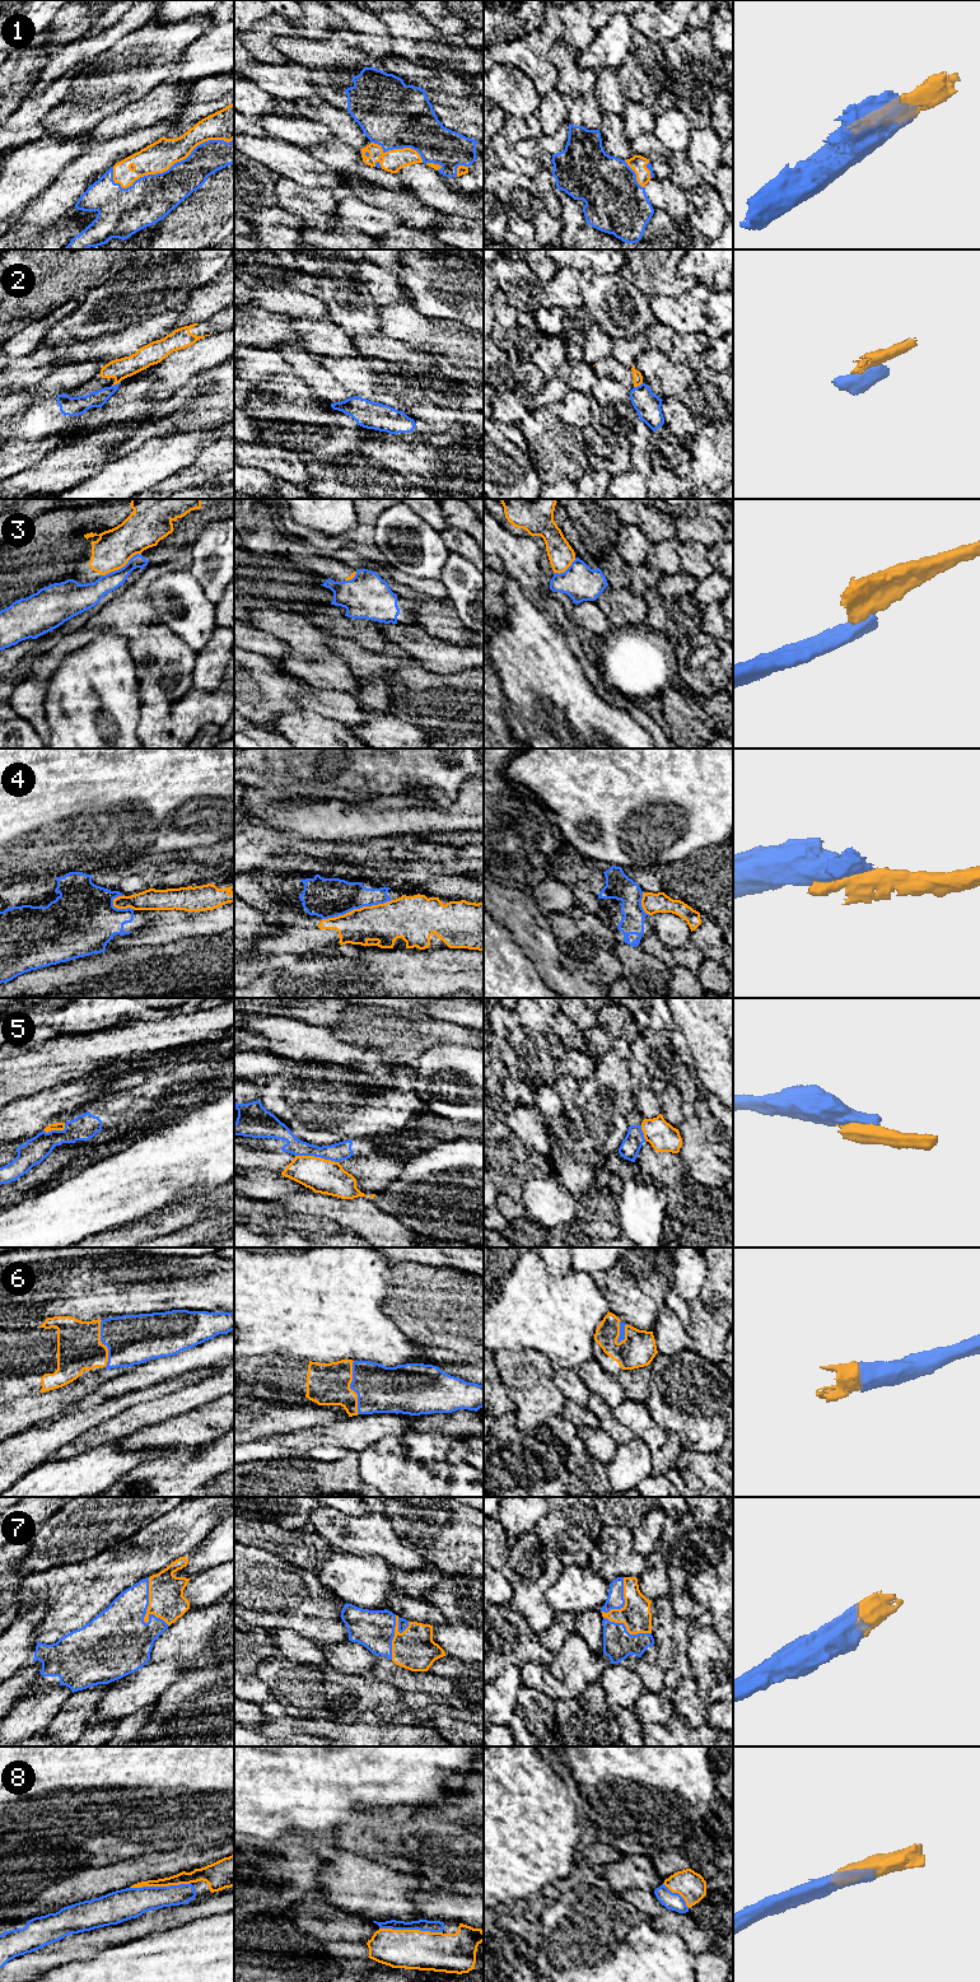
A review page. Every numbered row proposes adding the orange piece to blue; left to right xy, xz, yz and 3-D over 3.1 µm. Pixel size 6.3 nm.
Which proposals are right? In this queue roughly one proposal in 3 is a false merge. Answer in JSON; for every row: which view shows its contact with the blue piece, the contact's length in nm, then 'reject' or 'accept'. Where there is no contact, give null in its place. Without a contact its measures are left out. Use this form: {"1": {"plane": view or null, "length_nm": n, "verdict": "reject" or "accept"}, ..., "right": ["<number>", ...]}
{"1": {"plane": "xy", "length_nm": 800, "verdict": "accept"}, "2": {"plane": "xy", "length_nm": 70, "verdict": "reject"}, "3": {"plane": "xy", "length_nm": 280, "verdict": "reject"}, "4": {"plane": "xz", "length_nm": 460, "verdict": "reject"}, "5": {"plane": "xz", "length_nm": 280, "verdict": "reject"}, "6": {"plane": "xz", "length_nm": 340, "verdict": "accept"}, "7": {"plane": "xy", "length_nm": 340, "verdict": "accept"}, "8": {"plane": "xz", "length_nm": 400, "verdict": "accept"}, "right": ["1", "6", "7", "8"]}

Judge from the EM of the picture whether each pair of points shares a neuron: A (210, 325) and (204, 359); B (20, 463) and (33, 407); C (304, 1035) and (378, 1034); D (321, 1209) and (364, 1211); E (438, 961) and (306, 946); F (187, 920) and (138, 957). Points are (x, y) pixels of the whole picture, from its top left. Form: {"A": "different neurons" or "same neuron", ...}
{"A": "different neurons", "B": "same neuron", "C": "different neurons", "D": "same neuron", "E": "different neurons", "F": "different neurons"}

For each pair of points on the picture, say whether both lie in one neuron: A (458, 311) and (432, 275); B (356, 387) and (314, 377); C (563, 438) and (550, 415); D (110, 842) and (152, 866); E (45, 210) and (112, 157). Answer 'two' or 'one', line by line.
A: one
B: two
C: one
D: two
E: one

